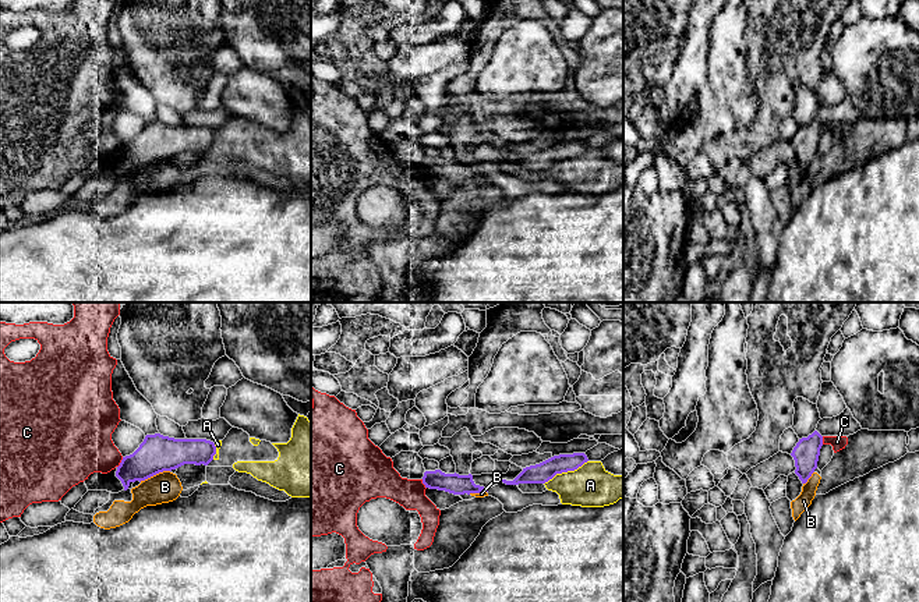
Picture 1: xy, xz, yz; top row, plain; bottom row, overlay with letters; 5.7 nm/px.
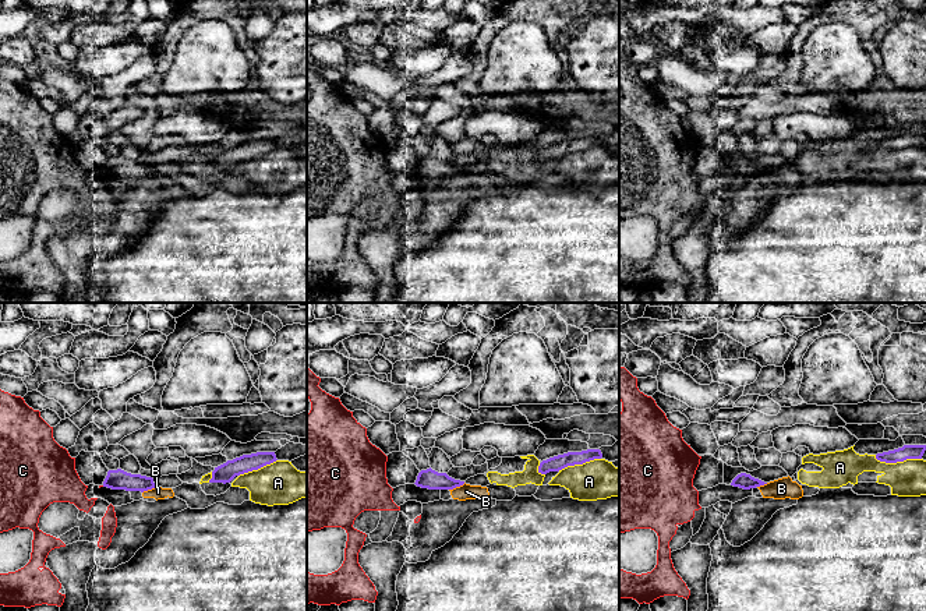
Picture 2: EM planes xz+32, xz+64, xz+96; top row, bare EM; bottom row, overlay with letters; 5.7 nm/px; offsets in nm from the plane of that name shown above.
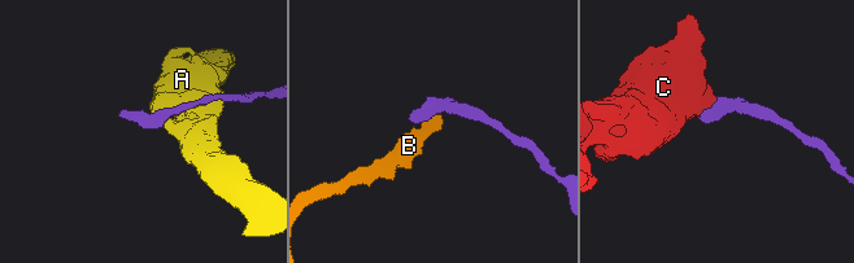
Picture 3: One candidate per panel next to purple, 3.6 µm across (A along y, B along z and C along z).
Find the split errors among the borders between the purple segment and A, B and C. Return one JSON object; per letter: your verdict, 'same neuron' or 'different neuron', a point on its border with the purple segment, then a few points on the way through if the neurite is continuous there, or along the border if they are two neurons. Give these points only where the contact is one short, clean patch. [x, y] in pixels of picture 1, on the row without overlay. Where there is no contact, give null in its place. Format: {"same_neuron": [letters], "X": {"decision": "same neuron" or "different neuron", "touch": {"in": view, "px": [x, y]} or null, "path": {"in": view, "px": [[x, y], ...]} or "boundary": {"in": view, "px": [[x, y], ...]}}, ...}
{"same_neuron": [], "A": {"decision": "different neuron", "touch": {"in": "xz", "px": [565, 159]}}, "B": {"decision": "different neuron", "touch": {"in": "xy", "px": [154, 162]}, "boundary": {"in": "xy", "px": [[169, 158], [159, 159], [140, 169]]}}, "C": {"decision": "different neuron", "touch": {"in": "xy", "px": [120, 151]}, "boundary": {"in": "xy", "px": [[123, 145], [117, 155]]}}}

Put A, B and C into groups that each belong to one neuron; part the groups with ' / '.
A / B / C

